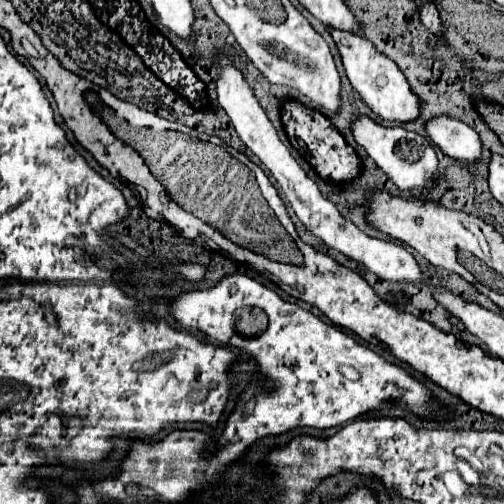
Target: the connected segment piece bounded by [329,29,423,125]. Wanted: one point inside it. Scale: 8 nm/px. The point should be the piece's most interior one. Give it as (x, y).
(376, 78)

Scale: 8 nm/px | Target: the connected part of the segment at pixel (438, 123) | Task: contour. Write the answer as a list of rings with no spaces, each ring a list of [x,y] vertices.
[[[437,117],[427,123],[427,135],[445,155],[467,165],[477,165],[483,157],[483,143],[479,135],[463,121]]]

